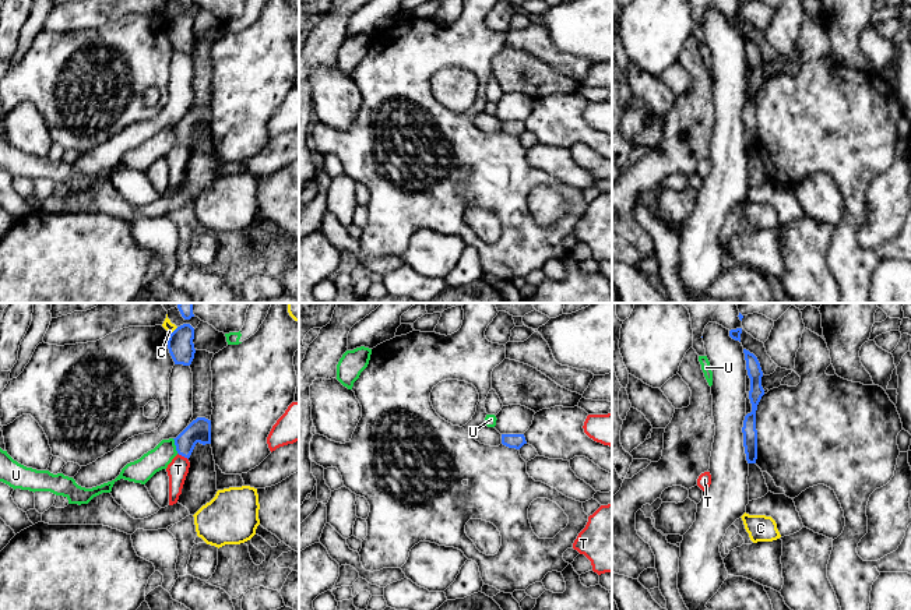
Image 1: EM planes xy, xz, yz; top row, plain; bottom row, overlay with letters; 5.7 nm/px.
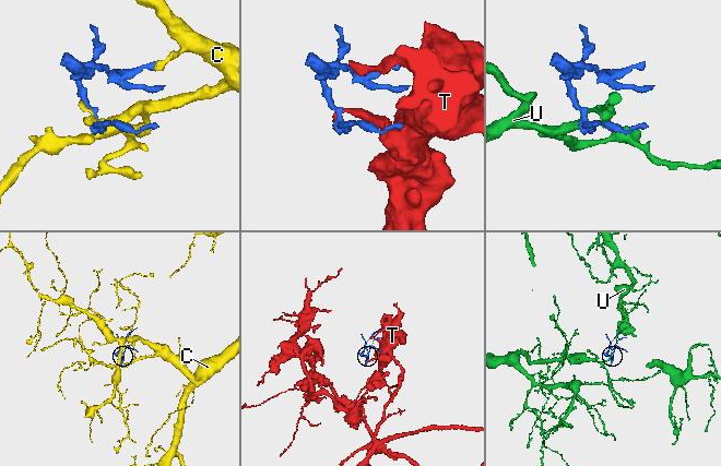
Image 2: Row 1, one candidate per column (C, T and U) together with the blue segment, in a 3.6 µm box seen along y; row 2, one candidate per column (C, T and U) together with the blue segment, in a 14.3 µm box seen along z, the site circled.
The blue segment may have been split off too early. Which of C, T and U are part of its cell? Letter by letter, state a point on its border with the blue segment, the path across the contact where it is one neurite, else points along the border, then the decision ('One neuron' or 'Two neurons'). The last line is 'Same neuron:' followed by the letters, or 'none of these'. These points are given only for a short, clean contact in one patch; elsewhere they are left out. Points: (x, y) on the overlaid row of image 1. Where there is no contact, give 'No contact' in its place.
C: Touches blue at xy (175, 330). Two neurons
T: Touches blue at xy (183, 455). Path across: xy (199, 430), (185, 444), (183, 455), (178, 469). One neuron
U: Touches blue at xy (175, 444). Boundary: xy (172, 439), (178, 452). Two neurons
Same neuron: T

